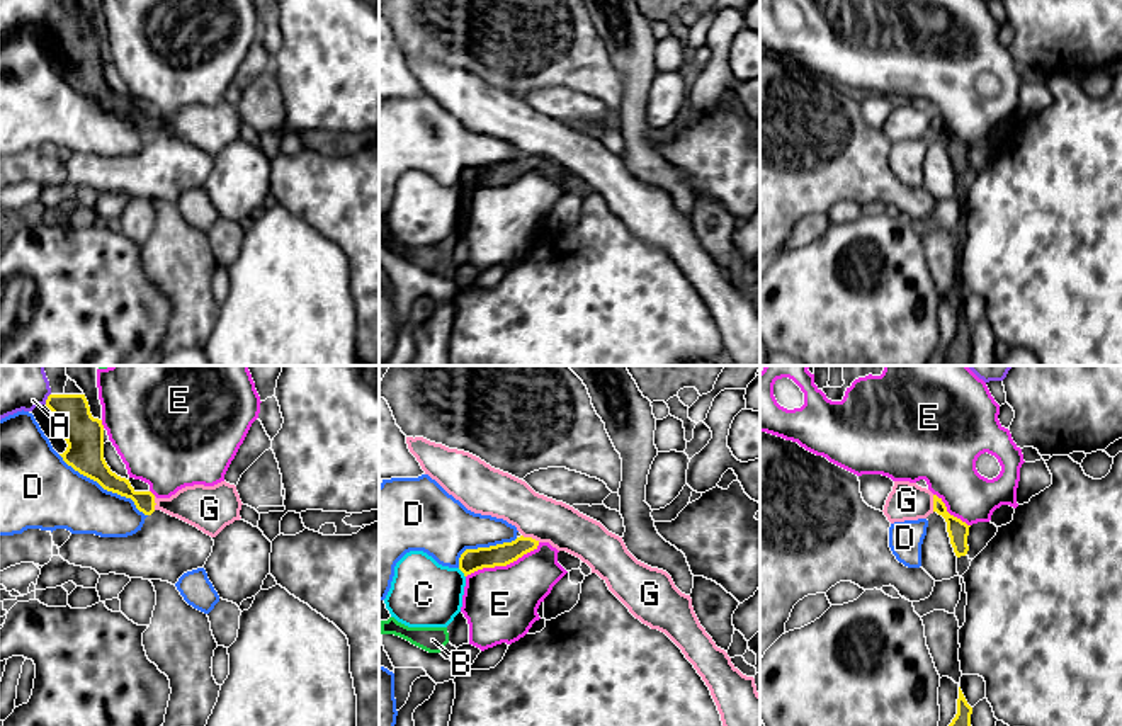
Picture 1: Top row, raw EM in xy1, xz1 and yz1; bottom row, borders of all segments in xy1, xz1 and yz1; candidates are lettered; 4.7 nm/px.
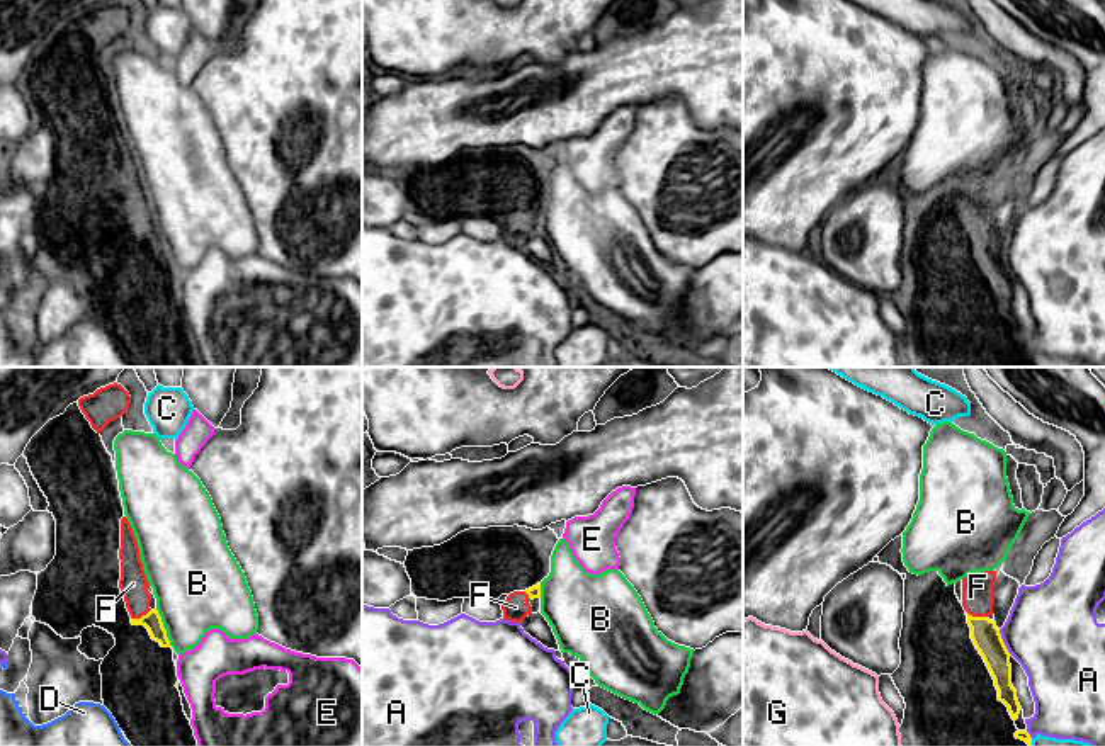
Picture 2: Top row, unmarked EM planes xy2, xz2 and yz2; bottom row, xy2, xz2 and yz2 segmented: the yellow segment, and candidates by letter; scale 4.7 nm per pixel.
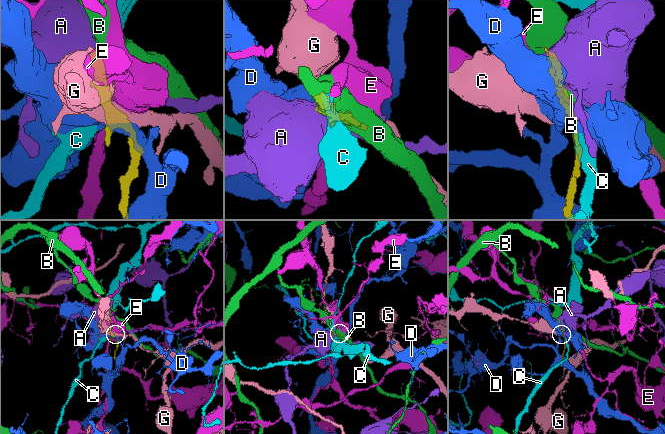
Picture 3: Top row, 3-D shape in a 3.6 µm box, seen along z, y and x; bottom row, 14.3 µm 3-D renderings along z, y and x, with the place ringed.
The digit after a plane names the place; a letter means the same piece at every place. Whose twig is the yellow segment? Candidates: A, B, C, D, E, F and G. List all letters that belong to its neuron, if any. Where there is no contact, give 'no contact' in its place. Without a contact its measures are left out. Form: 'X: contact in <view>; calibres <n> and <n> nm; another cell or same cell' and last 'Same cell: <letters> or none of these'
A: contact in yz2; calibres 140 and 420 nm; another cell
B: contact in xy2; calibres 90 and 420 nm; another cell
C: contact in xz1; calibres 110 and 320 nm; another cell
D: contact in xy1; calibres 180 and 320 nm; another cell
E: contact in xz1; calibres 110 and 360 nm; another cell
F: contact in yz2; calibres 140 and 140 nm; same cell
G: contact in xz1; calibres 110 and 220 nm; another cell
Same cell: F

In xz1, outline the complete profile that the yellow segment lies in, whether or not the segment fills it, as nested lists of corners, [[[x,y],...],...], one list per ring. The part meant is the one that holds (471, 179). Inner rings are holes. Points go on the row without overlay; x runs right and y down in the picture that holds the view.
[[[517,156],[512,162],[503,162],[490,167],[466,168],[459,177],[459,189],[464,196],[495,185],[507,185],[524,173],[537,168],[539,160],[532,156]]]

